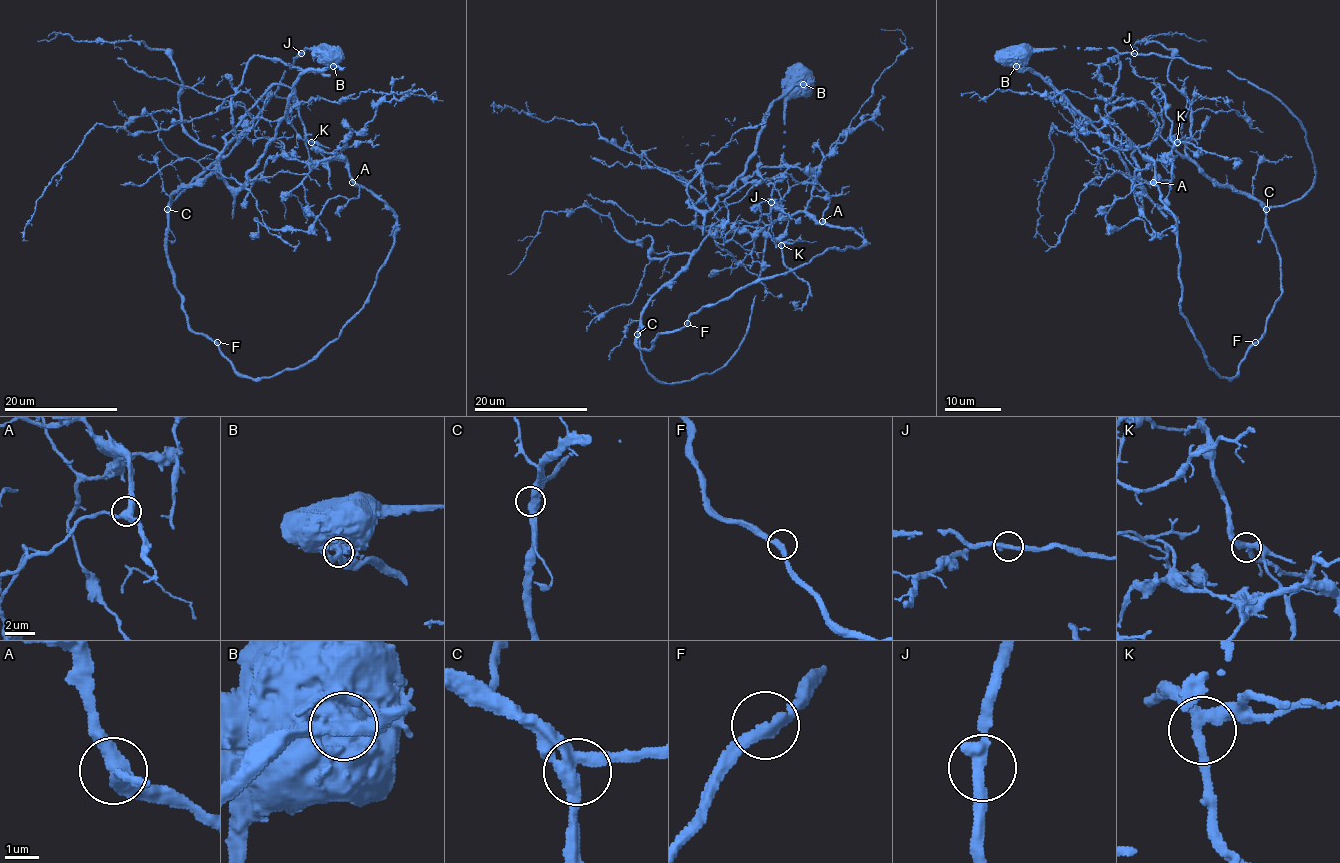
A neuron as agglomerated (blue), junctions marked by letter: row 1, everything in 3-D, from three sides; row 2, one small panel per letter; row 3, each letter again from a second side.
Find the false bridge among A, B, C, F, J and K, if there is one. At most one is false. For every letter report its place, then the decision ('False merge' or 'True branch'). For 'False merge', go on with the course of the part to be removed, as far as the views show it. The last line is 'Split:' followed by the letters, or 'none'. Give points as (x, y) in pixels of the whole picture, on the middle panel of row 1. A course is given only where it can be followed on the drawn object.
A: Place: (822, 221). True branch
B: Place: (803, 84). False merge. Course of the part to remove: (802, 84), (732, 187), (709, 210), (689, 201), (706, 231), (780, 242), (810, 290), (790, 303)
C: Place: (637, 334). True branch
F: Place: (687, 323). True branch
J: Place: (771, 202). True branch
K: Place: (781, 245). True branch
Split: B

